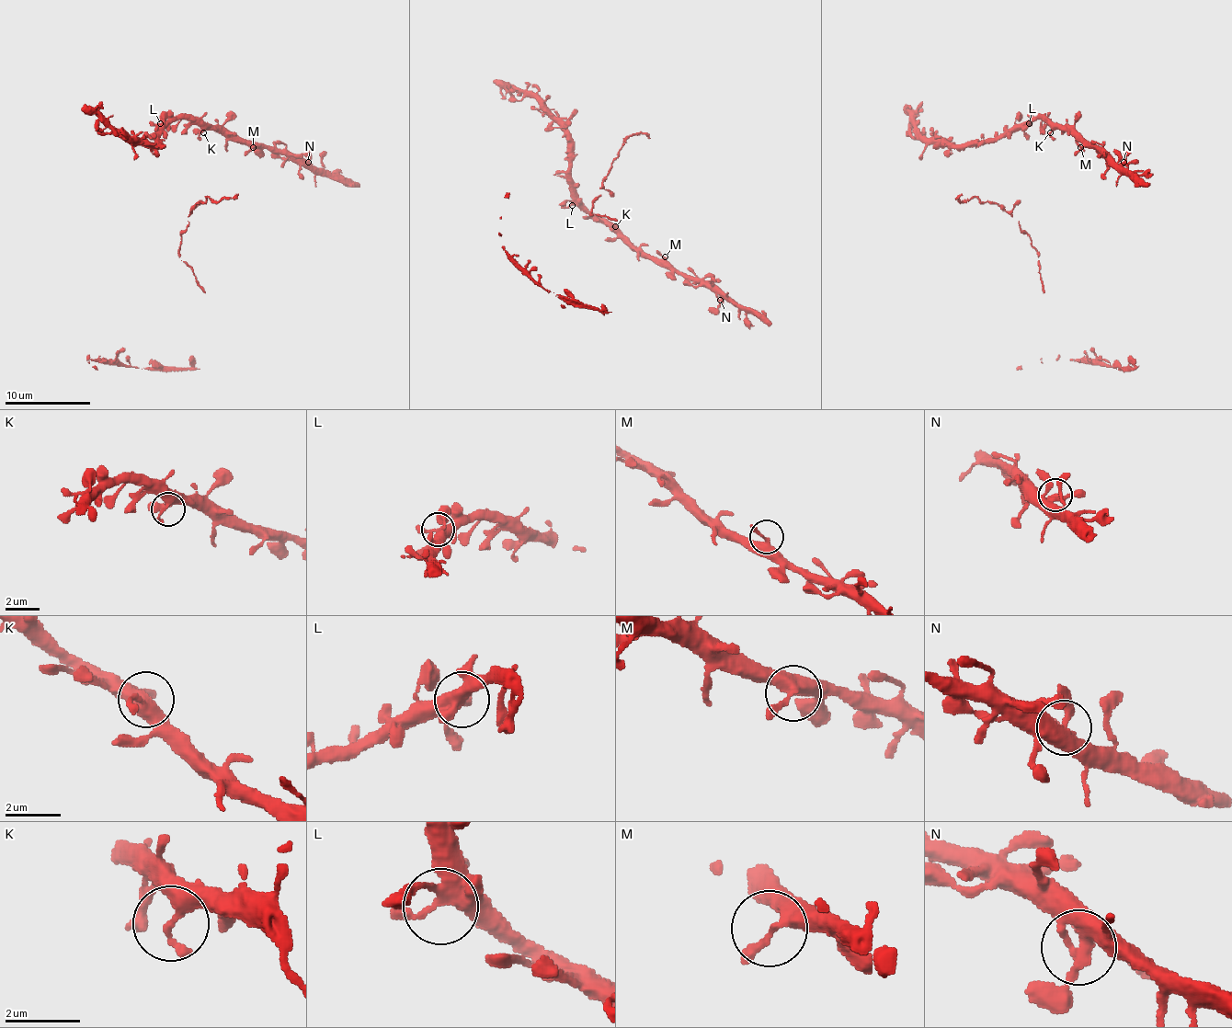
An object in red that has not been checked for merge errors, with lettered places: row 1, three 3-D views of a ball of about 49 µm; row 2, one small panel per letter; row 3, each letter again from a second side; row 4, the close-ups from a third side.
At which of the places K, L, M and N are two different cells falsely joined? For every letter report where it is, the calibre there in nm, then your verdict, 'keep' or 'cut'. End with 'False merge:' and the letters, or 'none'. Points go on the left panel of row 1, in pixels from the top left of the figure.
K: at (203, 132); 280 nm thick; keep
L: at (160, 123); 340 nm thick; keep
M: at (253, 147); 280 nm thick; keep
N: at (308, 162); 240 nm thick; keep
False merge: none

